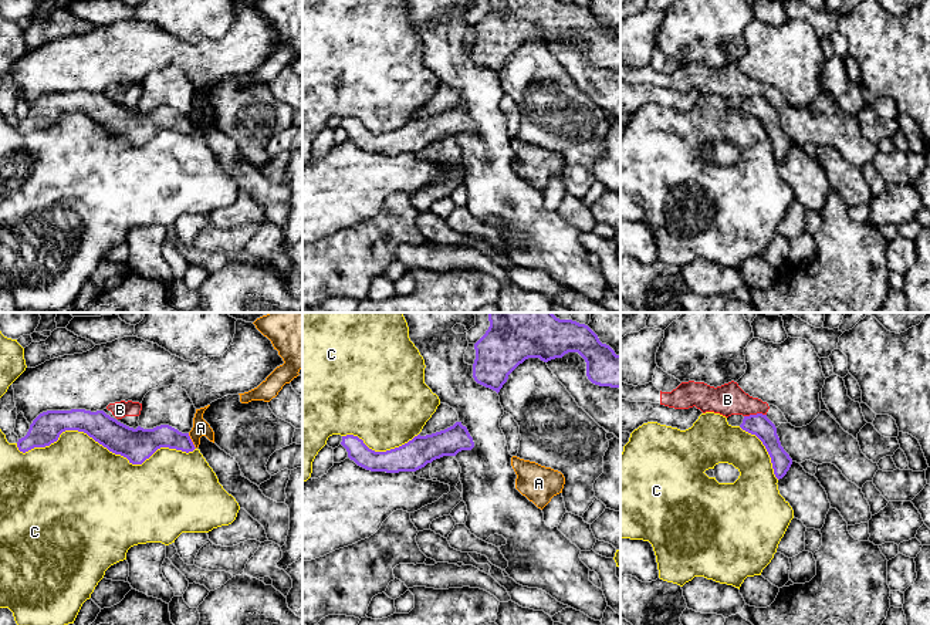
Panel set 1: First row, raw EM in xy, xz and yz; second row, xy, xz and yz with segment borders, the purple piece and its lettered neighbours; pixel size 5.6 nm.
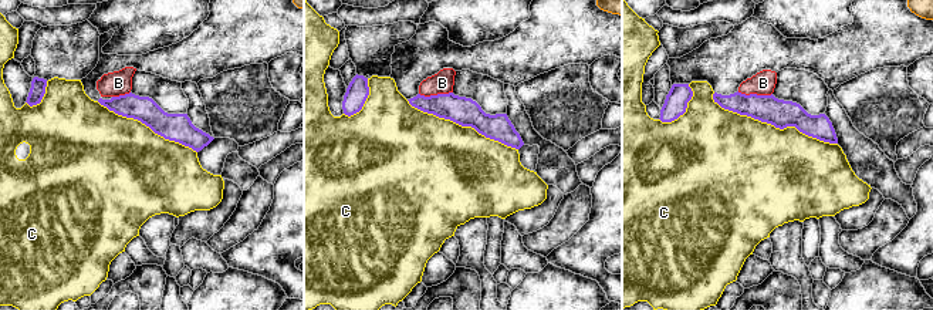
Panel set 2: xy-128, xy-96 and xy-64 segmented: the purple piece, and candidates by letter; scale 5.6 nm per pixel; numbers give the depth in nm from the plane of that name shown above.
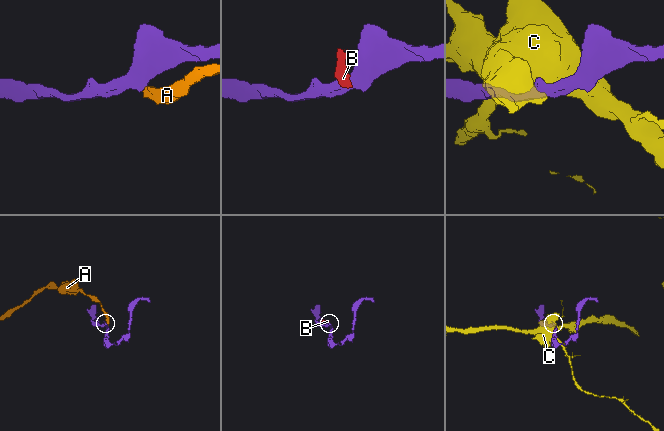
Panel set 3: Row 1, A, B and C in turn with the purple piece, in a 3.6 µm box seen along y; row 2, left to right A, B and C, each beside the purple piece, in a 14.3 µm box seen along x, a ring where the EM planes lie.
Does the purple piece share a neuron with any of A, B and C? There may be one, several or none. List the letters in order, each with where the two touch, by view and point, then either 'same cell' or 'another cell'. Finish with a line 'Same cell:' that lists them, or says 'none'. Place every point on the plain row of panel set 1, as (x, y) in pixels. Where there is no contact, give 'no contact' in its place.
A: contact xy (190, 122); another cell
B: contact yz (754, 97); another cell
C: contact xy (104, 128); another cell
Same cell: none

